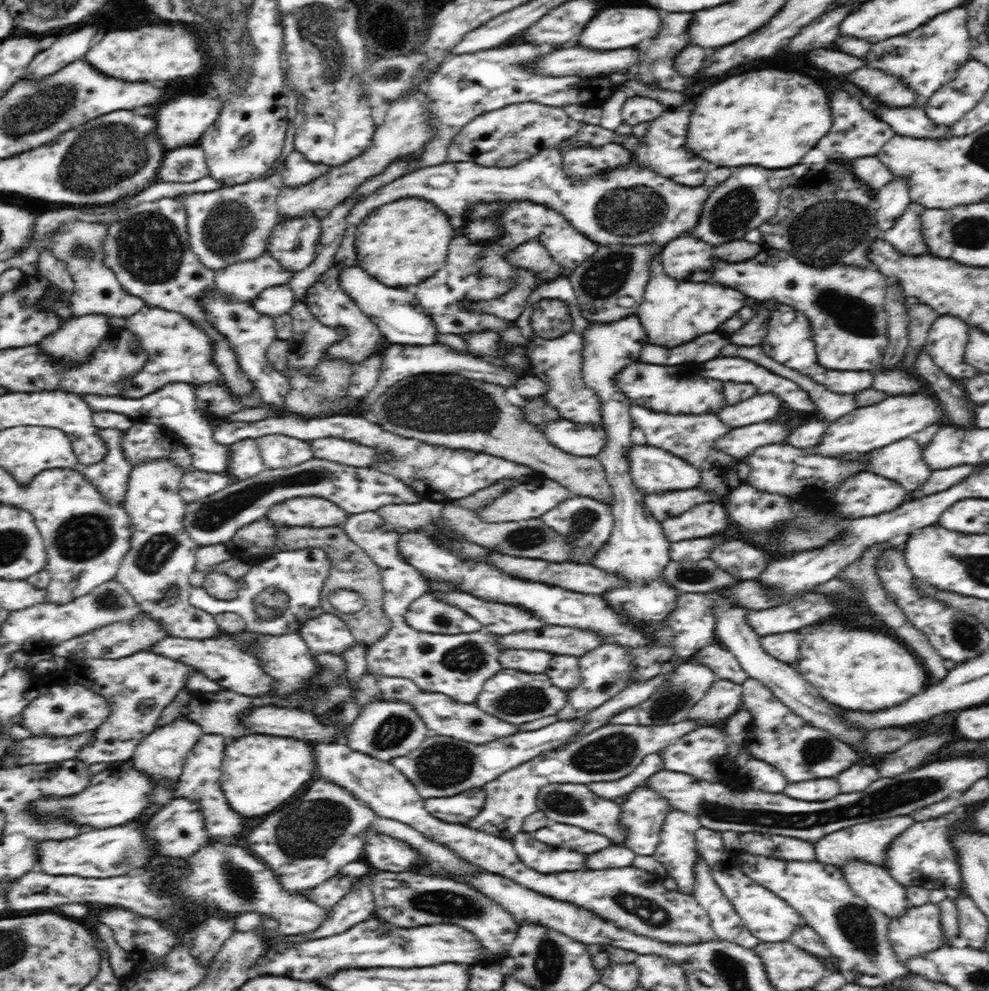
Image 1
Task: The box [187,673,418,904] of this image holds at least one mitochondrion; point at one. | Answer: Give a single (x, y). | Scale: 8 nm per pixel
(317, 827)

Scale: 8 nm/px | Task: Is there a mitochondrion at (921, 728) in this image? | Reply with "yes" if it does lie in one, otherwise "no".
no

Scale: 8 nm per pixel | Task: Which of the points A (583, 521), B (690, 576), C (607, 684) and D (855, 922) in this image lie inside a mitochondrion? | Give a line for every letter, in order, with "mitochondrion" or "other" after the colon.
A: mitochondrion
B: mitochondrion
C: mitochondrion
D: mitochondrion

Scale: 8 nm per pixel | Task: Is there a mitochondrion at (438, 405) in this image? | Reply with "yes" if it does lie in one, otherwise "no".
yes

